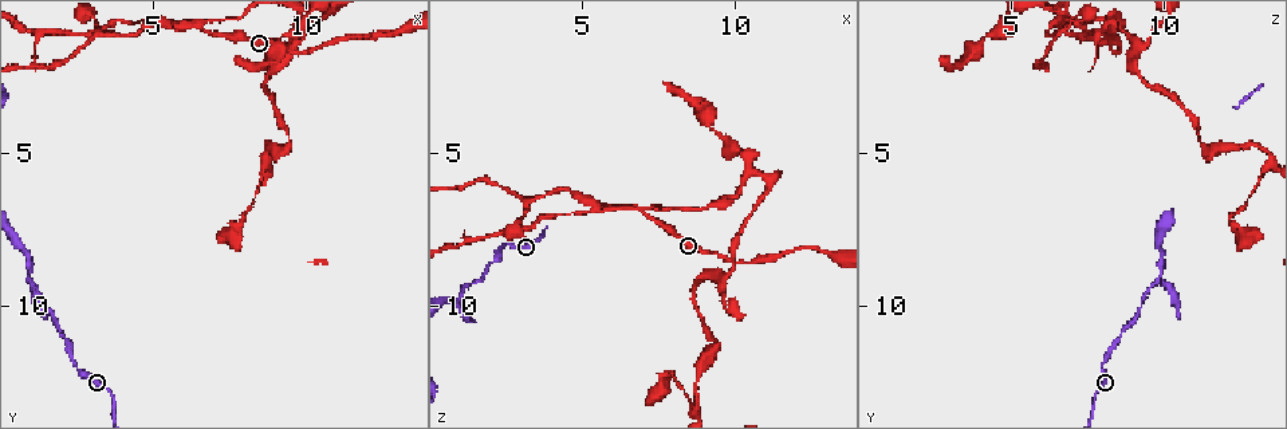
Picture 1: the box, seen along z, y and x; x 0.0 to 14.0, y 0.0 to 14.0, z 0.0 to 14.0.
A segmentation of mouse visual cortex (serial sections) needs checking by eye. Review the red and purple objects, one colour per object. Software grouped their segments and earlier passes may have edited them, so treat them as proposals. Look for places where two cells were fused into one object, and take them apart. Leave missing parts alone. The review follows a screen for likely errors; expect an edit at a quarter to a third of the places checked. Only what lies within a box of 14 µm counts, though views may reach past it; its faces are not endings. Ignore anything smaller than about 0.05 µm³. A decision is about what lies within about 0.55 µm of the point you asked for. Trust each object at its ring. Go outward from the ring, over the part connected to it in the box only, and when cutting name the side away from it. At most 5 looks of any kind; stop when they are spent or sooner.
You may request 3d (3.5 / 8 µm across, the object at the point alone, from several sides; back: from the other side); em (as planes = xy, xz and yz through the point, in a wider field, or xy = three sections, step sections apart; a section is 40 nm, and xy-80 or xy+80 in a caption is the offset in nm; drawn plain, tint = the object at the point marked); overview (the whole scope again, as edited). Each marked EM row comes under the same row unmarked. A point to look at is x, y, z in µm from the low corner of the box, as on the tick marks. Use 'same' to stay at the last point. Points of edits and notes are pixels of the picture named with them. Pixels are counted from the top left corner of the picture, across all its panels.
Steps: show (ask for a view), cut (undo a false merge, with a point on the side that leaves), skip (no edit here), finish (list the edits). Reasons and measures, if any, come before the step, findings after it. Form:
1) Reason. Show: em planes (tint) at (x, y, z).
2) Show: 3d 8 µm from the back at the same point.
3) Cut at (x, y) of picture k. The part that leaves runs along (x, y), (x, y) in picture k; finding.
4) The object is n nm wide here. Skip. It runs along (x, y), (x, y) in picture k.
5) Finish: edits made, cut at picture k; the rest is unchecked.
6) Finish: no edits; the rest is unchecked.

Sharp bend. Show: 3d 3.5 µm at (0.9, 9.0, 9.9).

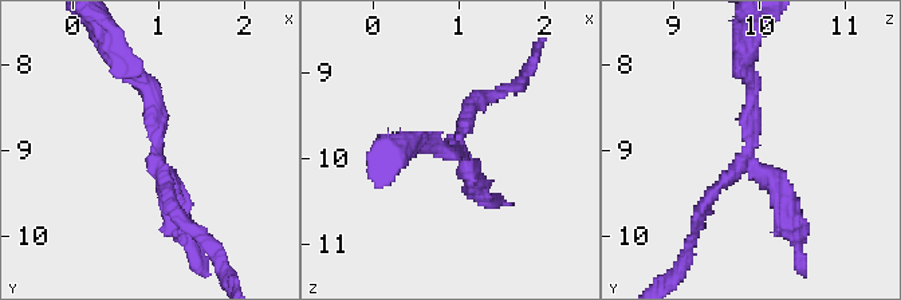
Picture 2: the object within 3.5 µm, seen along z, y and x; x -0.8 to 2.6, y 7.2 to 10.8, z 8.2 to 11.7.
3 arms meet here; the arms are 150, 200, 250 nm wide; need the tissue. Show: em xy step 3 (tint) at (1.00, 9.10, 9.85).

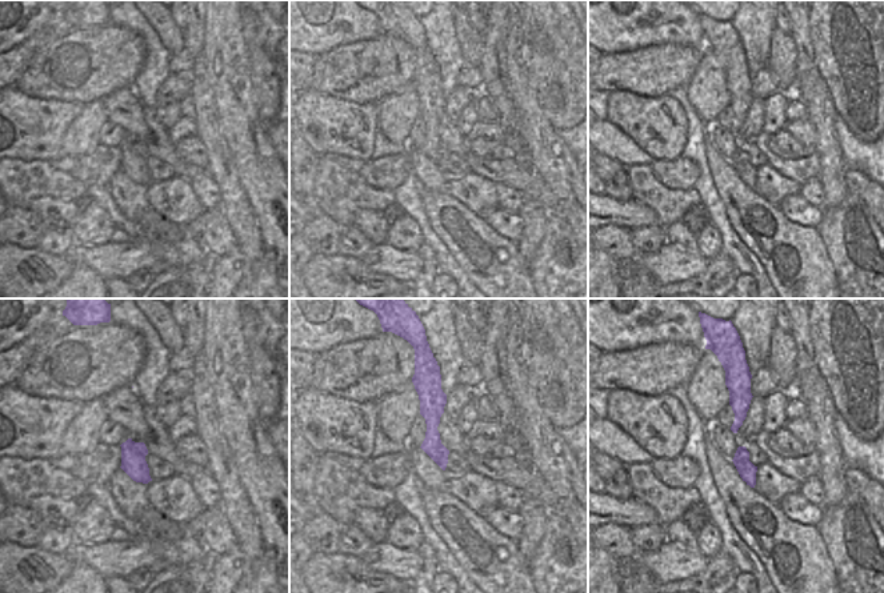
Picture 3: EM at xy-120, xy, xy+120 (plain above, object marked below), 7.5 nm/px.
Cut at (789, 188) of picture 2. The part that leaves runs along (754, 162), (785, 198), (802, 265) in picture 2; a second cell is stuck on.

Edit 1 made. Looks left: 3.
Redraw. Show: overview.

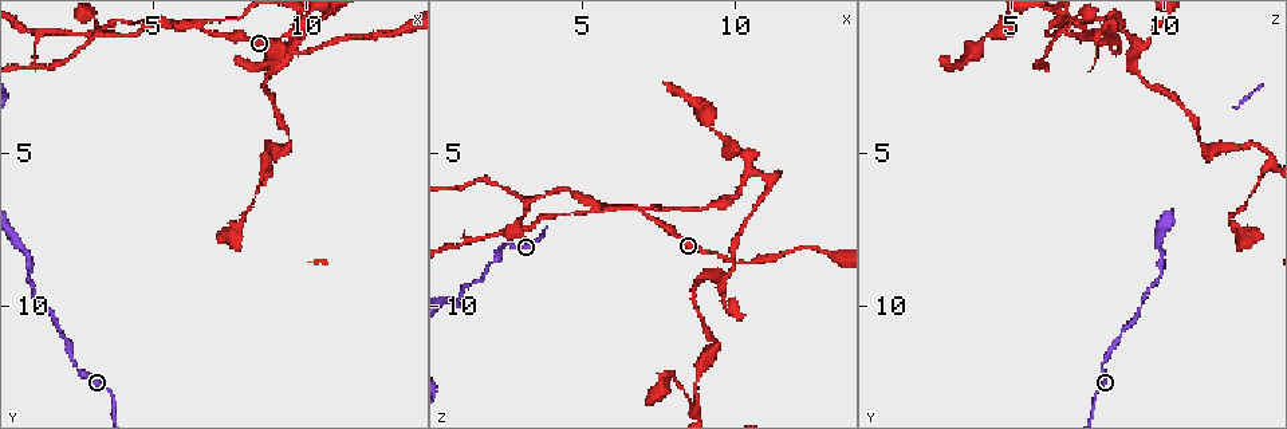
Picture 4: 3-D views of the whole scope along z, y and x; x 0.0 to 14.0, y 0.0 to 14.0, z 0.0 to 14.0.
Show: 3d 3.5 µm at (6.6, 0.9, 6.7).

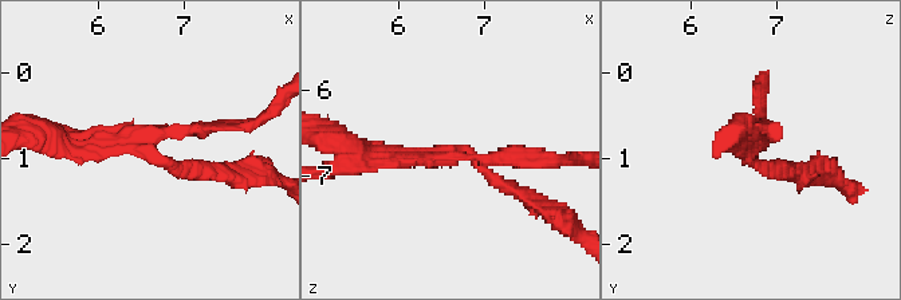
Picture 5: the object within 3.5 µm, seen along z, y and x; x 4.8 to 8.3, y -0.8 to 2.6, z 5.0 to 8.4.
Show: em xy step 5 (tint) at (6.65, 0.85, 6.70).

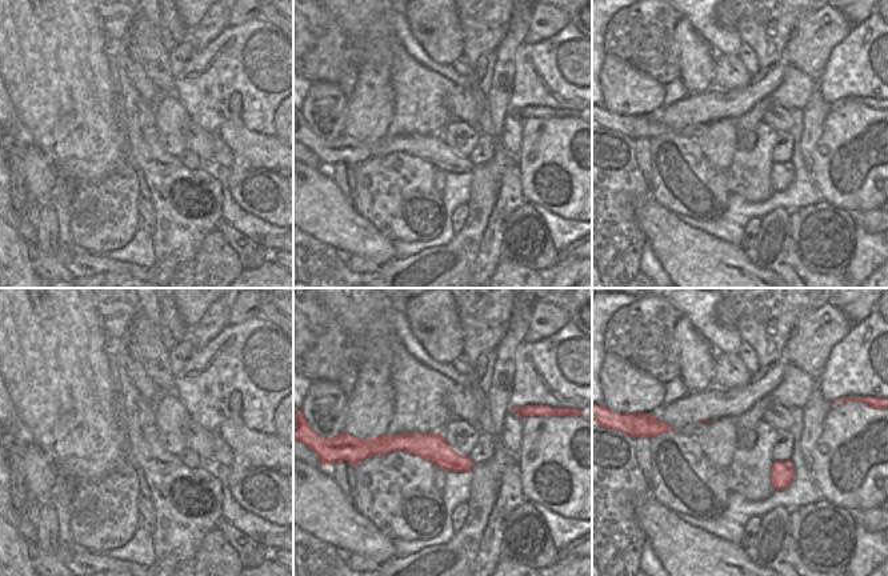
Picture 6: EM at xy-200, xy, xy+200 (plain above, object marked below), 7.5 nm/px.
The arms are 200, 200, 200 nm wide. Cut at (496, 157) of picture 5. The part that leaves runs along (451, 157), (574, 160) in picture 5; a second cell is stuck on.

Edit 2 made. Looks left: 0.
Finish: edits made, cut at picture 2, cut at picture 5; the rest is unchecked.

